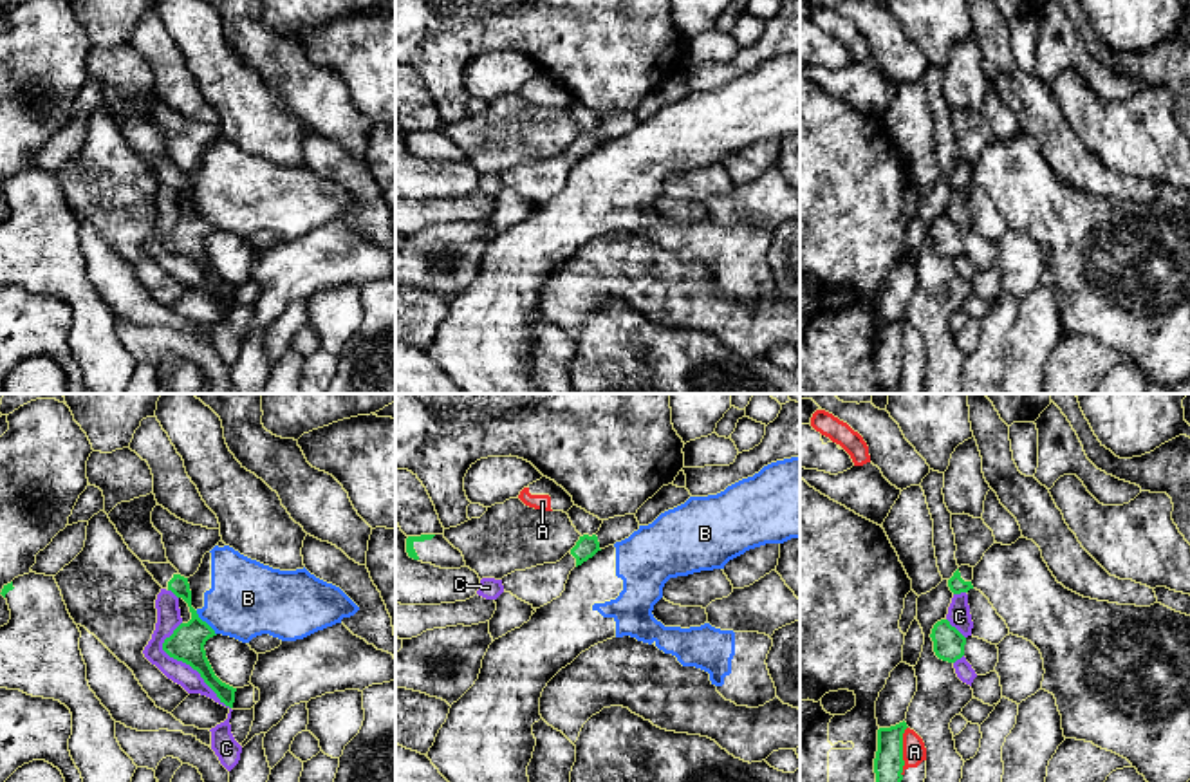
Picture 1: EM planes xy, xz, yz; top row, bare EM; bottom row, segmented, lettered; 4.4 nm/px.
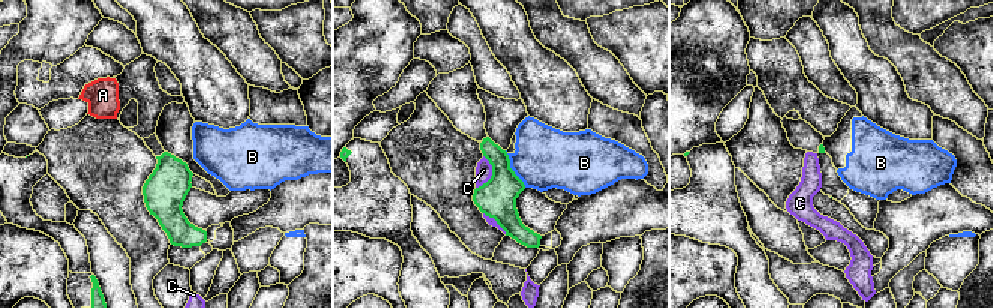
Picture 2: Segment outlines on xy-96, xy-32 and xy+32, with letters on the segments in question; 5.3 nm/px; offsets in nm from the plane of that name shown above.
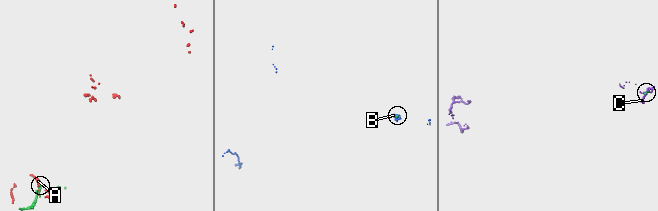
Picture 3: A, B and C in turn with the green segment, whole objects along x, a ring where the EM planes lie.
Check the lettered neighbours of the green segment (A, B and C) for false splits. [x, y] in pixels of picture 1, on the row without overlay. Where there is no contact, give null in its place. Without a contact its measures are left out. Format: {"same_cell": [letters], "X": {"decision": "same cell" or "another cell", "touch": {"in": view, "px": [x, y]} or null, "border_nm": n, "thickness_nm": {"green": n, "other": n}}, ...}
{"same_cell": [], "A": {"decision": "another cell", "touch": {"in": "yz", "px": [901, 347]}, "border_nm": 220, "thickness_nm": {"green": 130, "other": 110}}, "B": {"decision": "another cell", "touch": {"in": "xy", "px": [206, 219]}, "border_nm": 140, "thickness_nm": {"green": 160, "other": 340}}, "C": {"decision": "another cell", "touch": {"in": "xy", "px": [185, 257]}, "border_nm": 440, "thickness_nm": {"green": 160, "other": 110}}}

